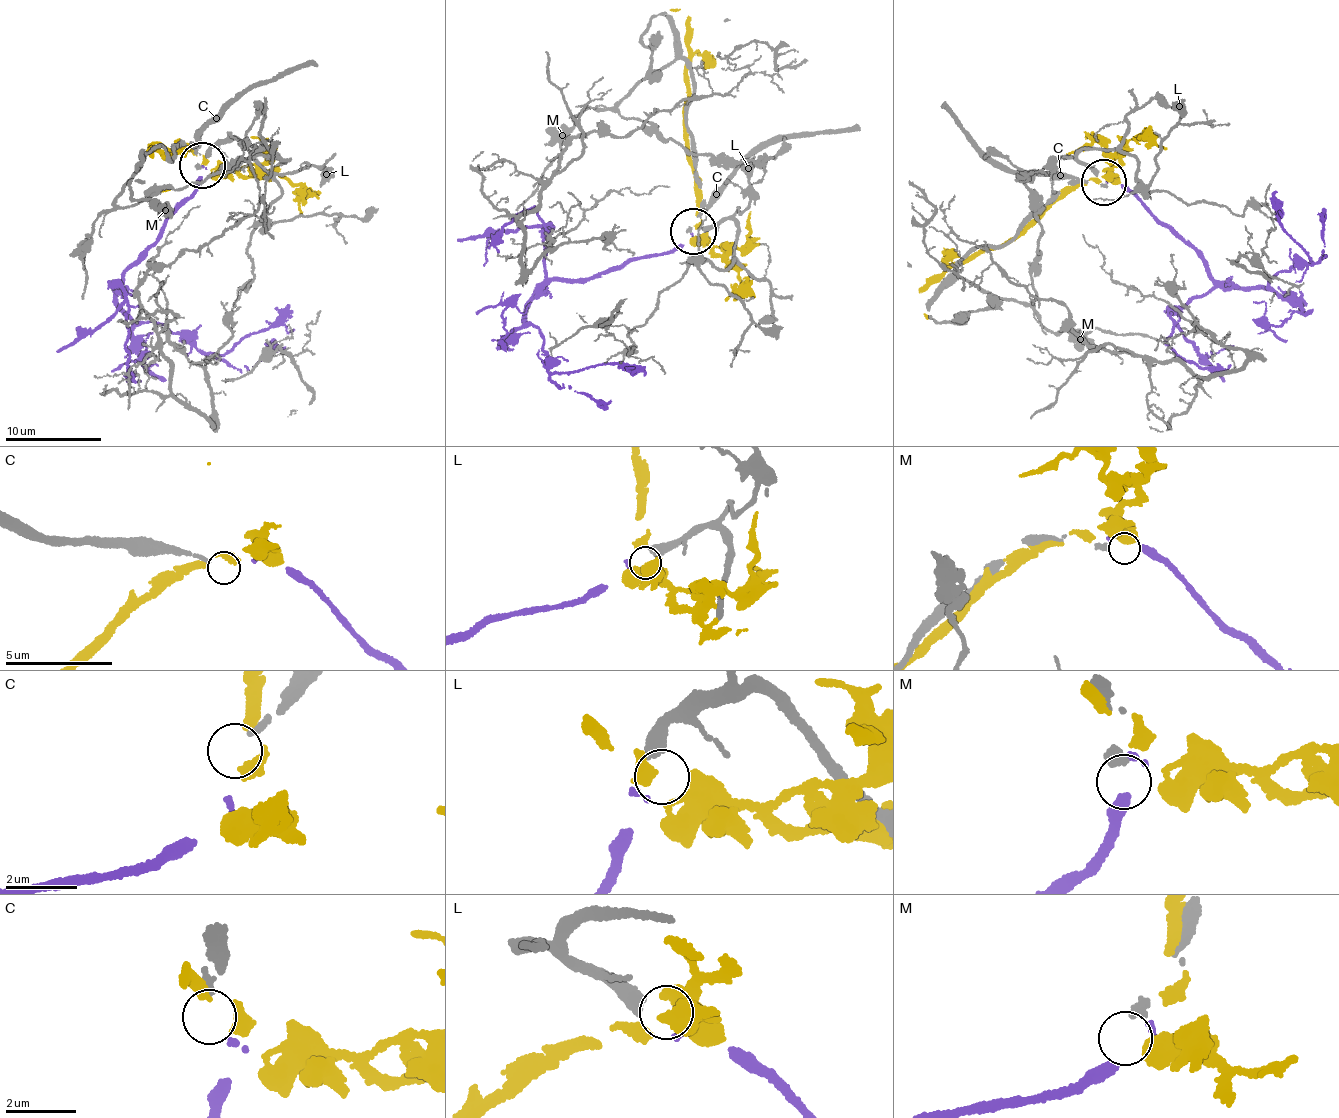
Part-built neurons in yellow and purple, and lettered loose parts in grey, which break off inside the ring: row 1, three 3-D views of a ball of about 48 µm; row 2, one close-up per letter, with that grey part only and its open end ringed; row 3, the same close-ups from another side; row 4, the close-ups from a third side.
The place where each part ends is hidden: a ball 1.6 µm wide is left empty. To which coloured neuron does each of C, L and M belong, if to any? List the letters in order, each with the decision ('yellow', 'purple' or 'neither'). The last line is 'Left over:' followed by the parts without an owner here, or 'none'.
C: neither
L: purple
M: neither
Left over: C, M

